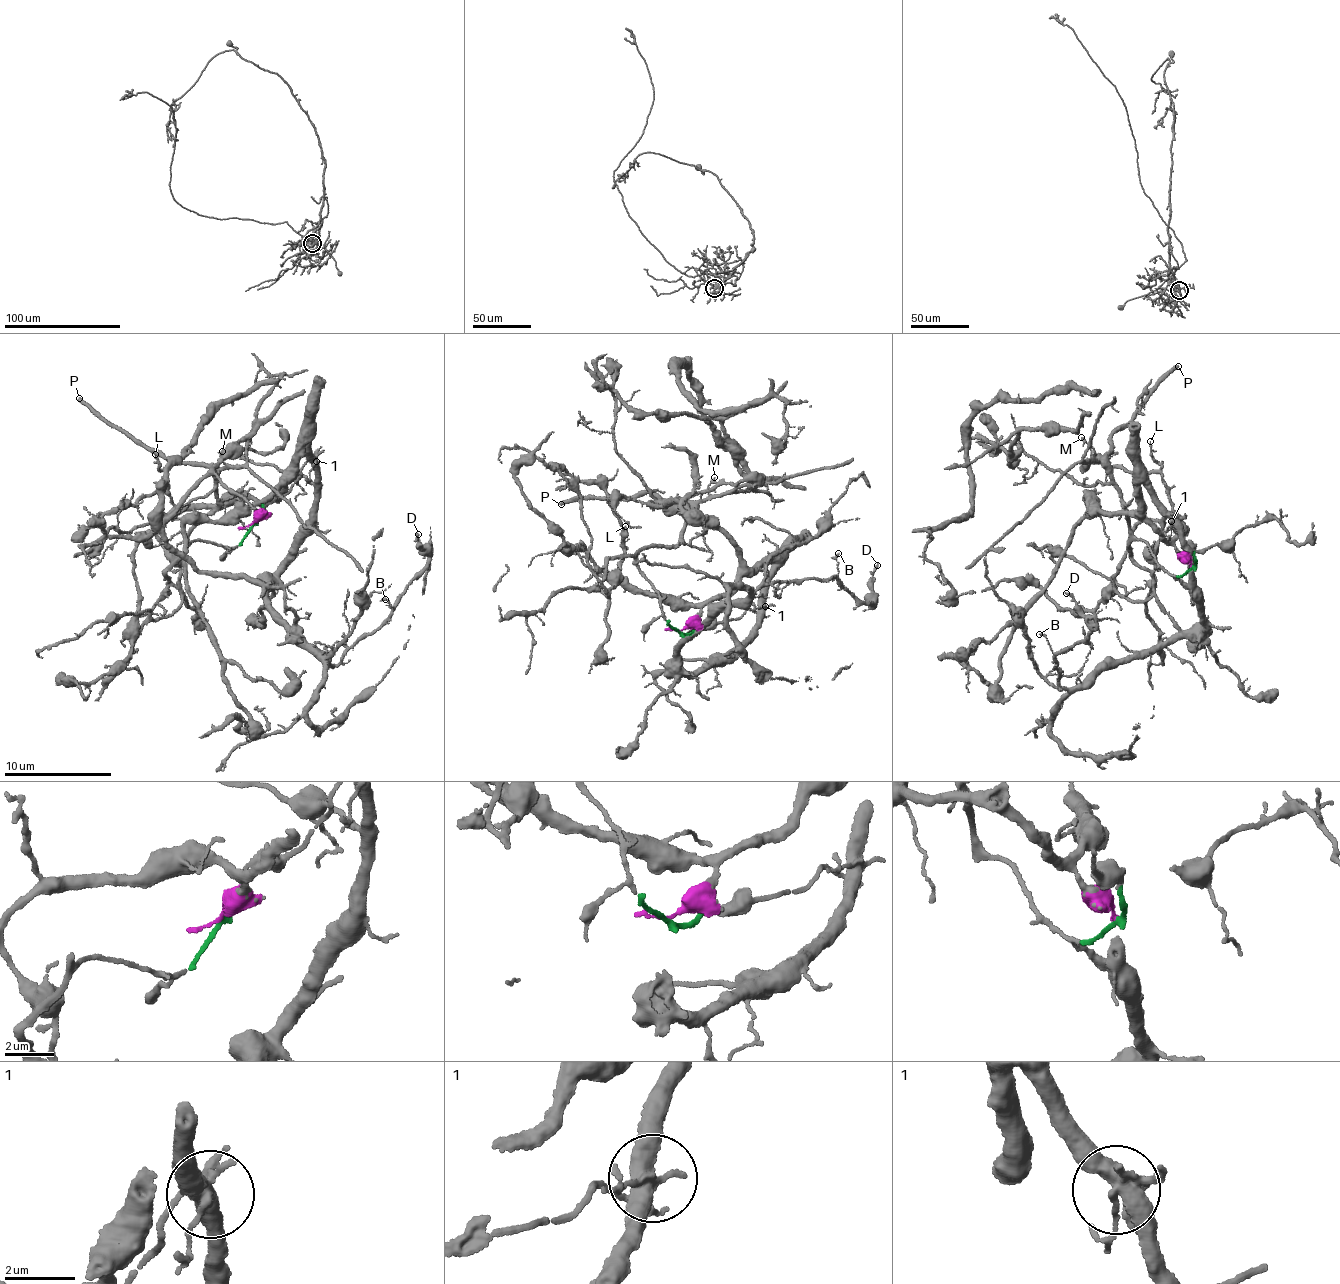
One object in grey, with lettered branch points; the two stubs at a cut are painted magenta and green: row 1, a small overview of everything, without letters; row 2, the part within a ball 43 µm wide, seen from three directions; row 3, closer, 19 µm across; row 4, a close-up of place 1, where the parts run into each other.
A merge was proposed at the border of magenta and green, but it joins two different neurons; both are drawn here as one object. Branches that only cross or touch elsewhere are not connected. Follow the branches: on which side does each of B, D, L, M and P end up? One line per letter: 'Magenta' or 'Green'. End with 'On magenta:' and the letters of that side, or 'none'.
B: Magenta
D: Magenta
L: Magenta
M: Green
P: Green
On magenta: B, D, L

